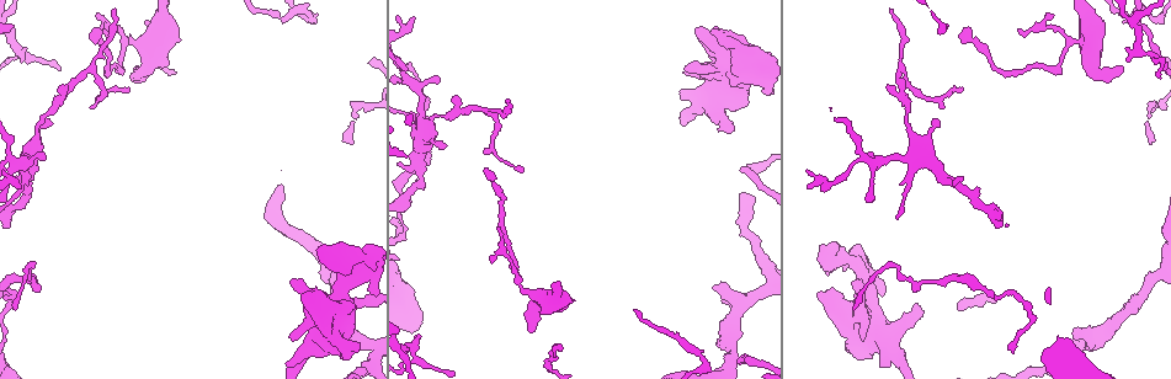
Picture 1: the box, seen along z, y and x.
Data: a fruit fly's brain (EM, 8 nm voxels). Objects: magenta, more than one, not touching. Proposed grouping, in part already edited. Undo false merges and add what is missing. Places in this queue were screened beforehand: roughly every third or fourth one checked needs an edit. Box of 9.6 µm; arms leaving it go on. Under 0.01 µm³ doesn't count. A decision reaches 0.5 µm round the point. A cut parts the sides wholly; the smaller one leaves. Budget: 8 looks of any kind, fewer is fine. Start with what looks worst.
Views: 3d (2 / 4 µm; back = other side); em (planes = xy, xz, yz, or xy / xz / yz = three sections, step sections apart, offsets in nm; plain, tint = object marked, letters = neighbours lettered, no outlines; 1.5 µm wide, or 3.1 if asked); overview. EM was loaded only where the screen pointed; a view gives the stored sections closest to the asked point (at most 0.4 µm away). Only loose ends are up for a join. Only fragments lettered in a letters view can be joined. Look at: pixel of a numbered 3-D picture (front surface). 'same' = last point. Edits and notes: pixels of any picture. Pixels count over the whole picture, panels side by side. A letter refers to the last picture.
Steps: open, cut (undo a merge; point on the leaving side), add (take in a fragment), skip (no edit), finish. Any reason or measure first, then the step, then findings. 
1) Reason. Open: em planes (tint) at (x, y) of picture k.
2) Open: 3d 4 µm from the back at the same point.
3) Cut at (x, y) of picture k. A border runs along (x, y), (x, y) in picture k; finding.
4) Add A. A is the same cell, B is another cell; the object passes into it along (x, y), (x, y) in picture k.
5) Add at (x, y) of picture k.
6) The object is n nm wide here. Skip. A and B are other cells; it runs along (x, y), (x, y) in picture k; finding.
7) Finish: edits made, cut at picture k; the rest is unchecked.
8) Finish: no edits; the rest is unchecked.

An open end. Open: 3d 4 µm at (720, 130) of picture 1.

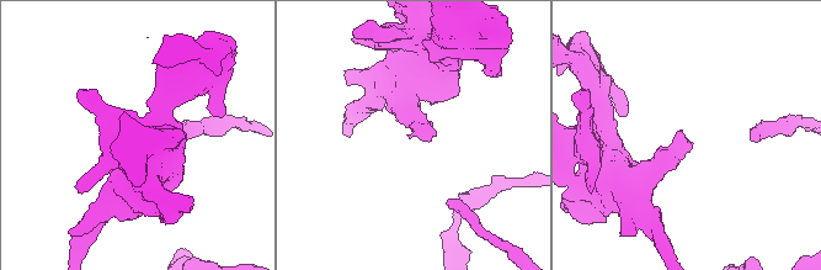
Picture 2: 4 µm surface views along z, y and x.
Open: em planes (letters) at (407, 135) of picture 2.

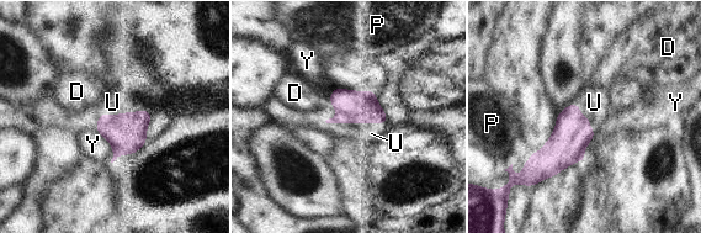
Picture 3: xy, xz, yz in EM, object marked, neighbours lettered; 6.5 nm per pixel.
The longest contact is with U, 420 nm. Add U. U is the same cell, D, P and Y are other cells; the object passes into it along (354, 106), (341, 122), (371, 133) in picture 3; the neuron continues.

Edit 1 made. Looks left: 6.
Free end. Open: em yz step 4 (plain) at (714, 30) of picture 1.

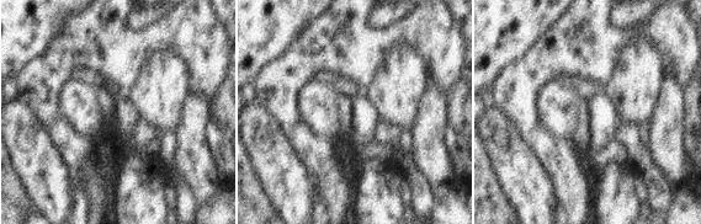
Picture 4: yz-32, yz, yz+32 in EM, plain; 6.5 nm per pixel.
Open: em yz step 4 (letters) at the same point.

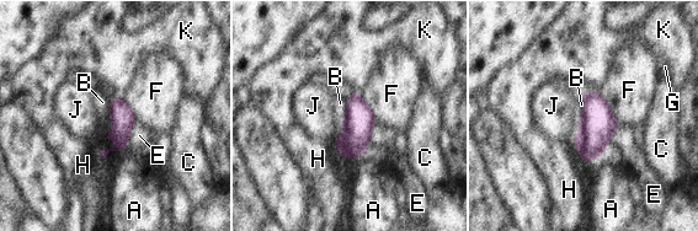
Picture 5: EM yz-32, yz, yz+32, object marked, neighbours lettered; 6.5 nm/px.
The longest contact is with F, 280 nm. Skip. A, B, C, E, F, G, H, J and K are other cells; a border runs along (346, 98), (346, 112), (341, 117) in picture 5; no lettered fragment goes on from it.

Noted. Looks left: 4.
A narrow waist. Open: em yz step 4 (tint) at (407, 79) of picture 1.

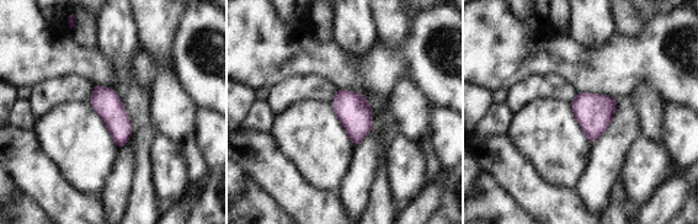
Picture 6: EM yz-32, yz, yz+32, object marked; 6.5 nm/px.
Open: em planes (tint) at the same point.

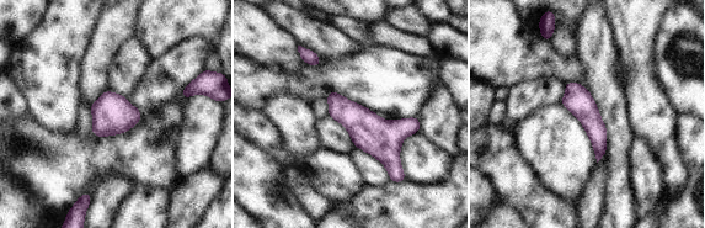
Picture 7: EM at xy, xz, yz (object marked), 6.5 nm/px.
Open: em planes (letters) at the same point.

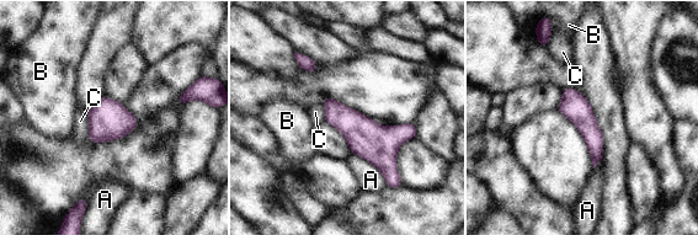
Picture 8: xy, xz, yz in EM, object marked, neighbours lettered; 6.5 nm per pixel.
The object is 180 nm wide here. Skip. A, B and C are other cells; it runs along (565, 91), (592, 134), (595, 161) in picture 8; all the same neuron.

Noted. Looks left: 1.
Finish: edits made, add at picture 3; the rest is unchecked.

